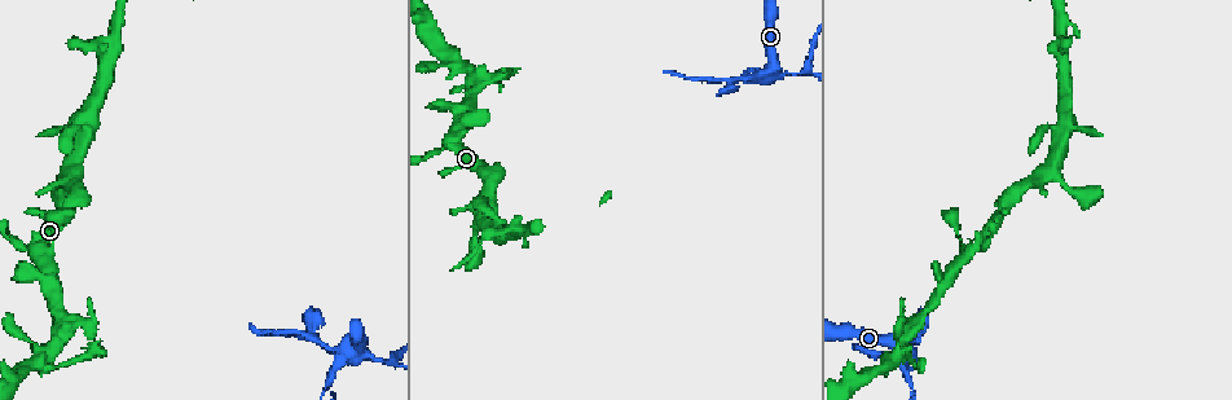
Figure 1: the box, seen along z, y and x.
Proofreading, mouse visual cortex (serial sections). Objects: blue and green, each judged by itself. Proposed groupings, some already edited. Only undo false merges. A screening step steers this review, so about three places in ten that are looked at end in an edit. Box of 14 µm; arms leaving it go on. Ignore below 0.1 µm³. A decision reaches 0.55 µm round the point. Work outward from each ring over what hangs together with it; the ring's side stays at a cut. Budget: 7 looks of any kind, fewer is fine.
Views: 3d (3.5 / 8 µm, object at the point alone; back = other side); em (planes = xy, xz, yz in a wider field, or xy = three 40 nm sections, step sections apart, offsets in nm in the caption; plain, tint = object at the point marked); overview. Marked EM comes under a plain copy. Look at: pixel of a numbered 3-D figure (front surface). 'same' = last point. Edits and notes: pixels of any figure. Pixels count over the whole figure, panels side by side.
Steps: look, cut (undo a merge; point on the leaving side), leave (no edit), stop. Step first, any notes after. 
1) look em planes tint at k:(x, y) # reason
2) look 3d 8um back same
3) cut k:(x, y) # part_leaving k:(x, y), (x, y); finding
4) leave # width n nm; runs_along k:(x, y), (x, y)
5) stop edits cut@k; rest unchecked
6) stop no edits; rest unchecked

look 3d 8um at 1:(451, 140) # looks like a crossing

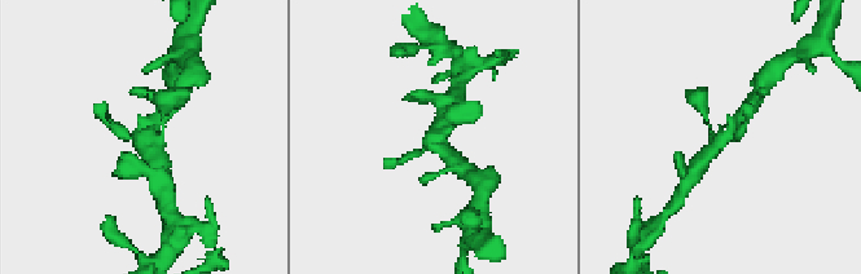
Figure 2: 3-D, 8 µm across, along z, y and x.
look 3d 3.5um back at 2:(147, 137)

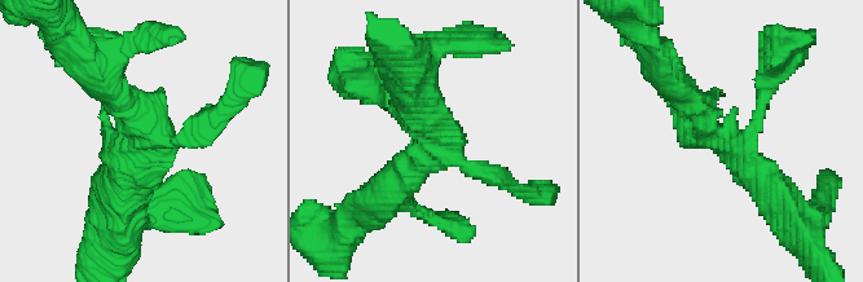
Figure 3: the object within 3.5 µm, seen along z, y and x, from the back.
leave # all the same cell

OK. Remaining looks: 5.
look 3d 8um at 1:(479, 83) # arms part here

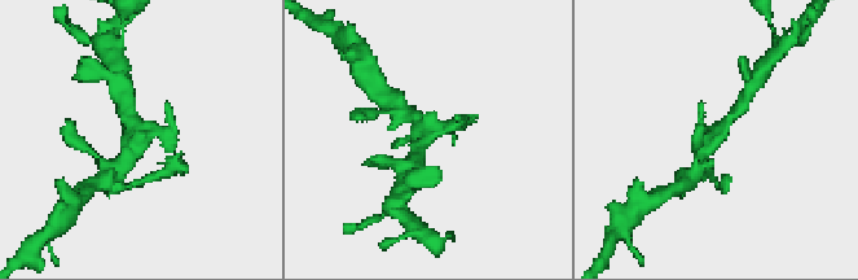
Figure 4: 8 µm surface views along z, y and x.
look 3d 3.5um at 4:(139, 135) # zoom in

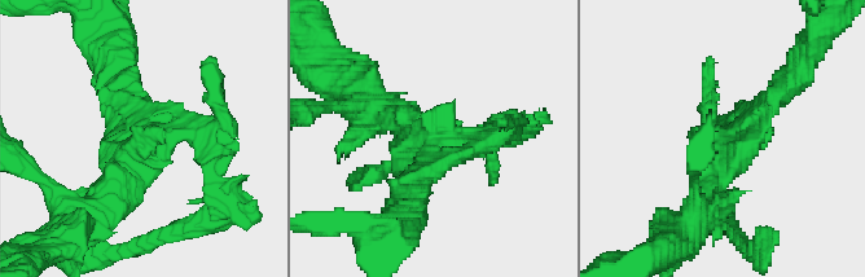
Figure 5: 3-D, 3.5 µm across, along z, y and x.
look em xy step 3 tint at 5:(430, 159) # need the tissue

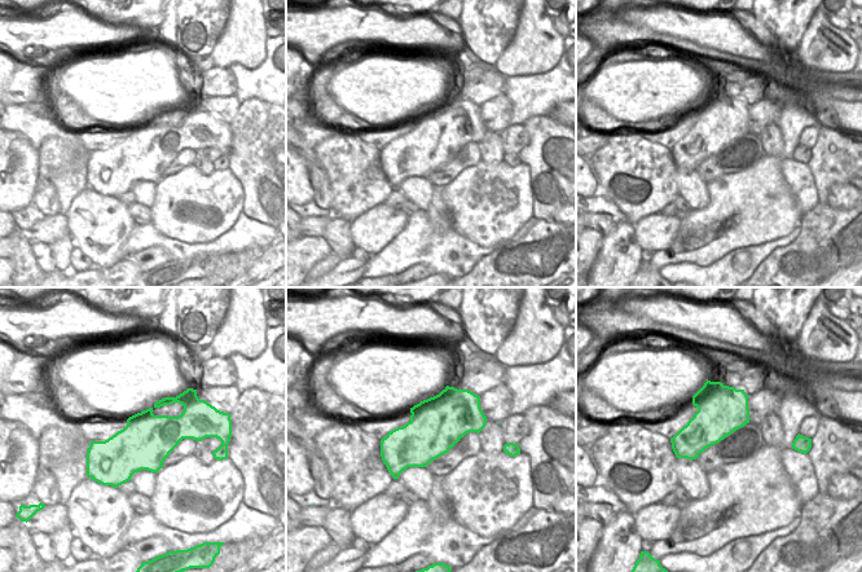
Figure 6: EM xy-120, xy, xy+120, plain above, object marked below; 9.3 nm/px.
leave # width 500 nm; runs_along 5:(797, 71), (733, 146), (703, 198); continuous, no second cell

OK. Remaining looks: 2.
look 3d 3.5um at 1:(1055, 129) # calibre changes

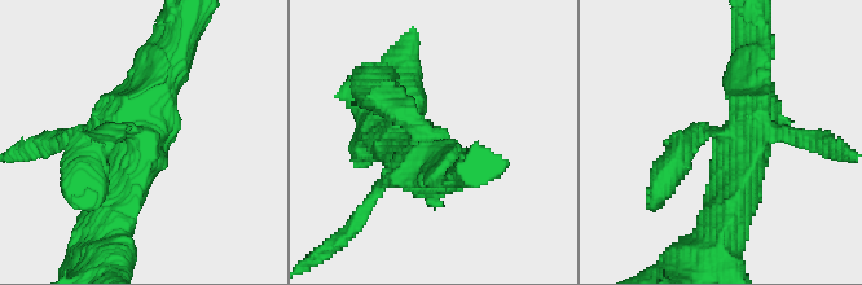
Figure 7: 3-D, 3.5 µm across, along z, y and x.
look em xy step 2 tint at 7:(432, 138)

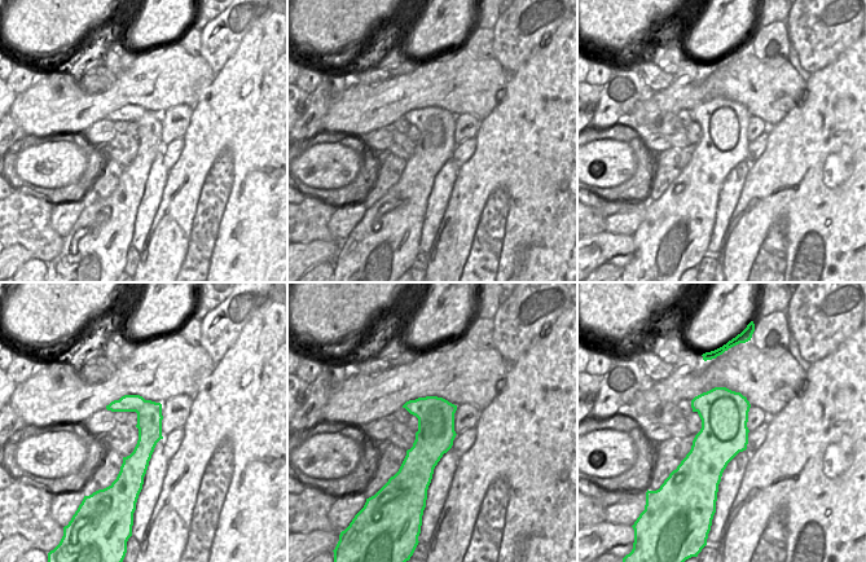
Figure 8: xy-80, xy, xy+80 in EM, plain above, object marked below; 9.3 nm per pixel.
leave # runs_along 7:(113, 229), (165, 74); continuous, no second cell

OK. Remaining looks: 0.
stop no edits; rest unchecked

